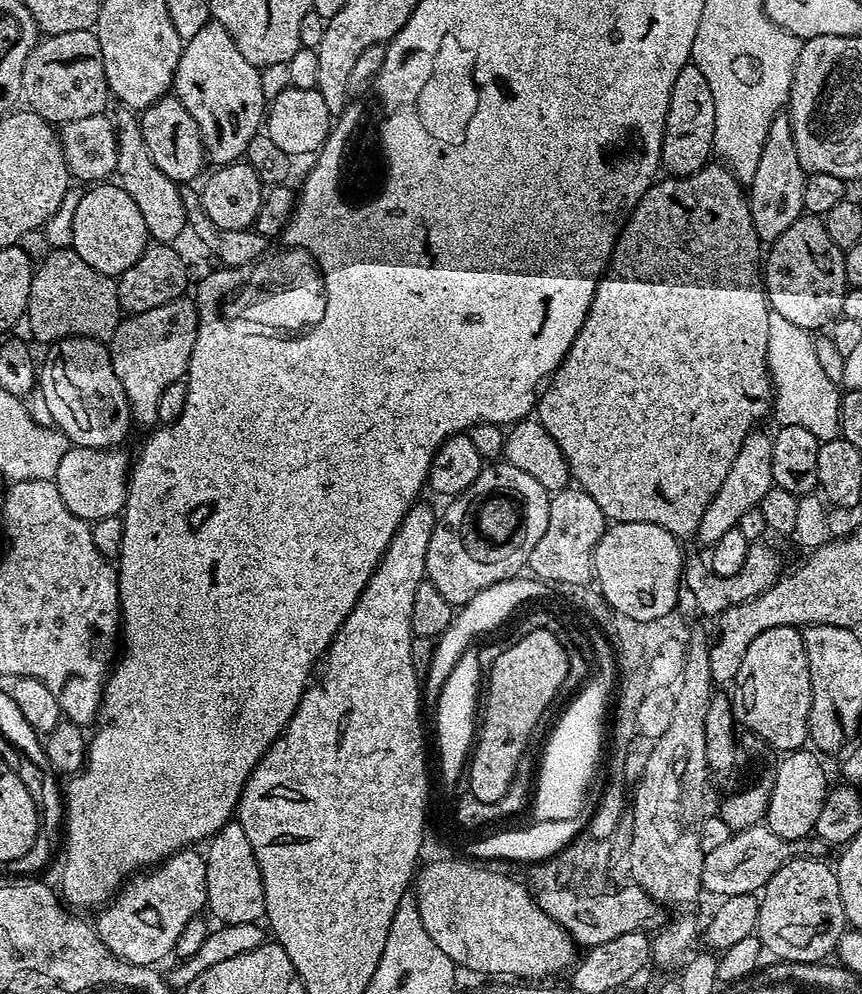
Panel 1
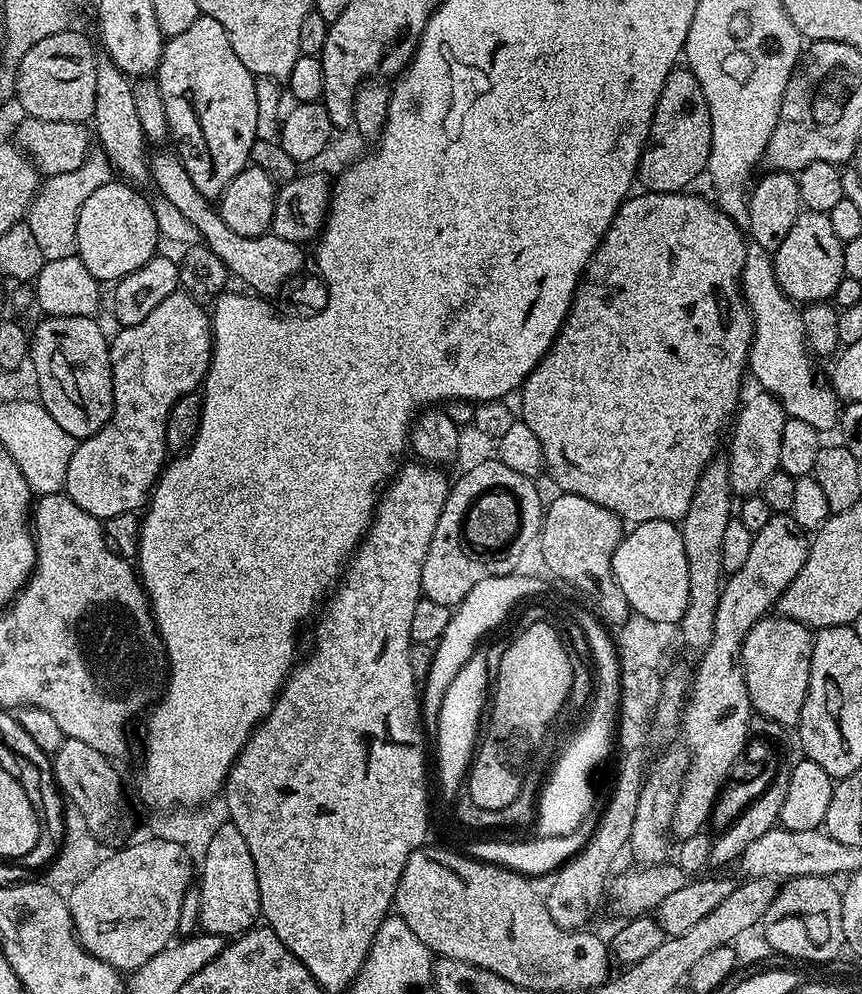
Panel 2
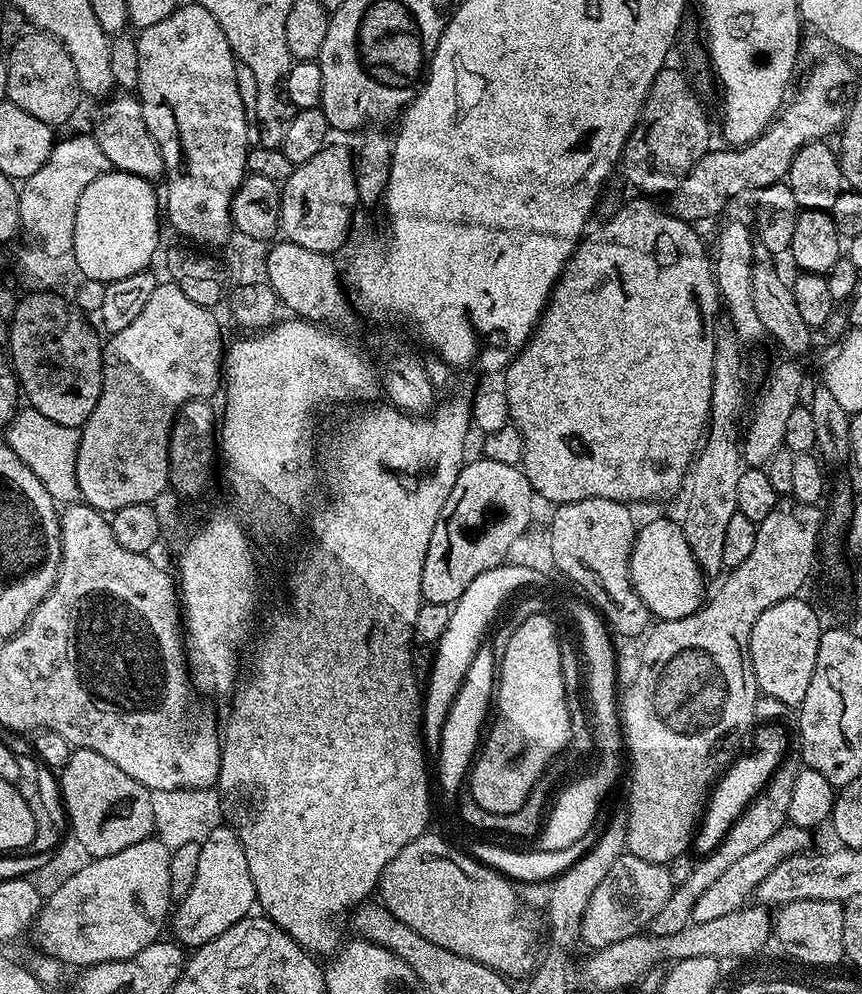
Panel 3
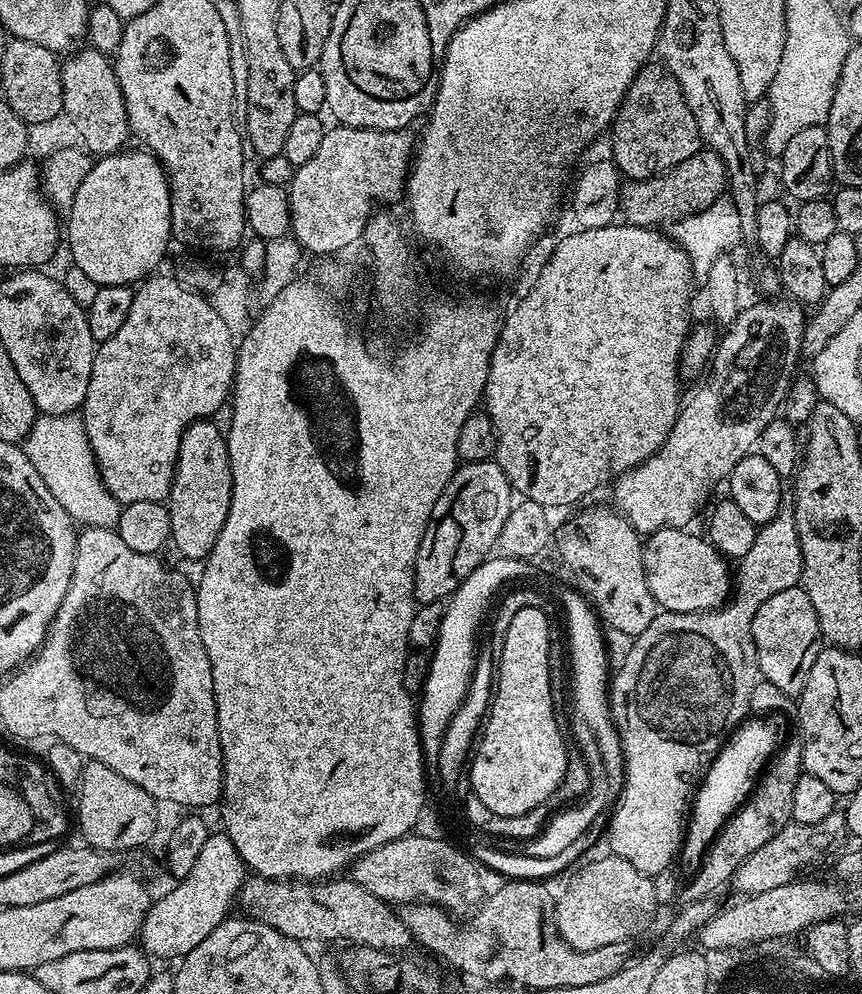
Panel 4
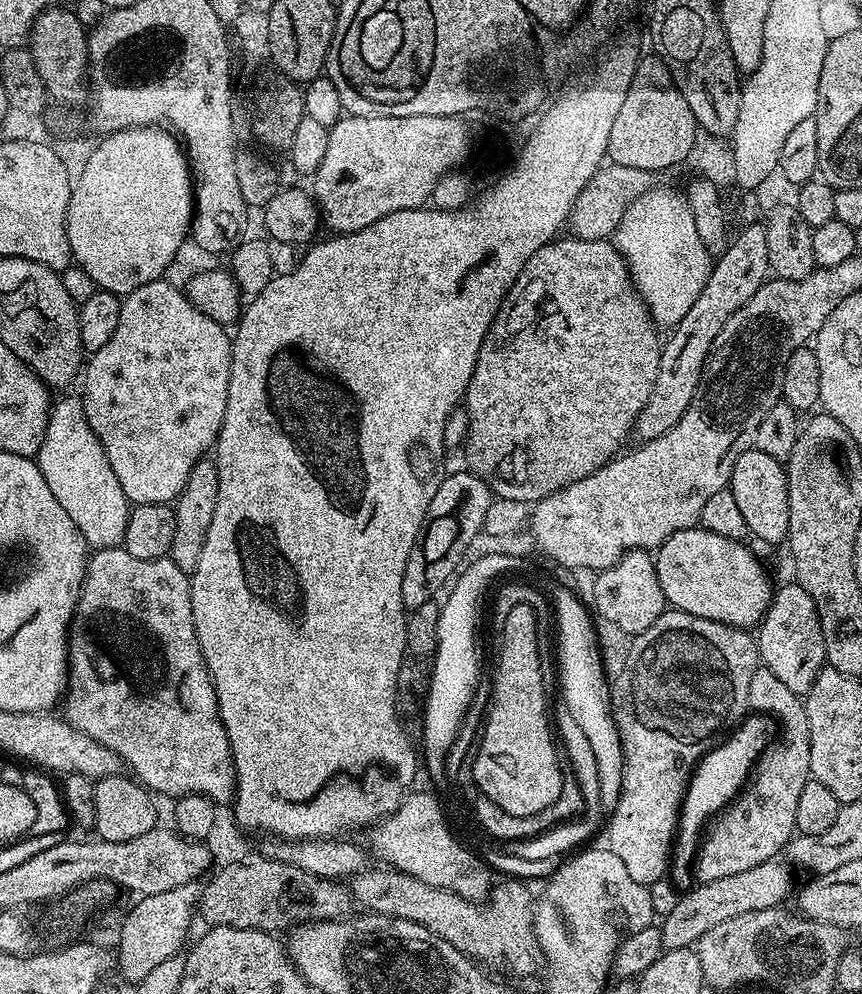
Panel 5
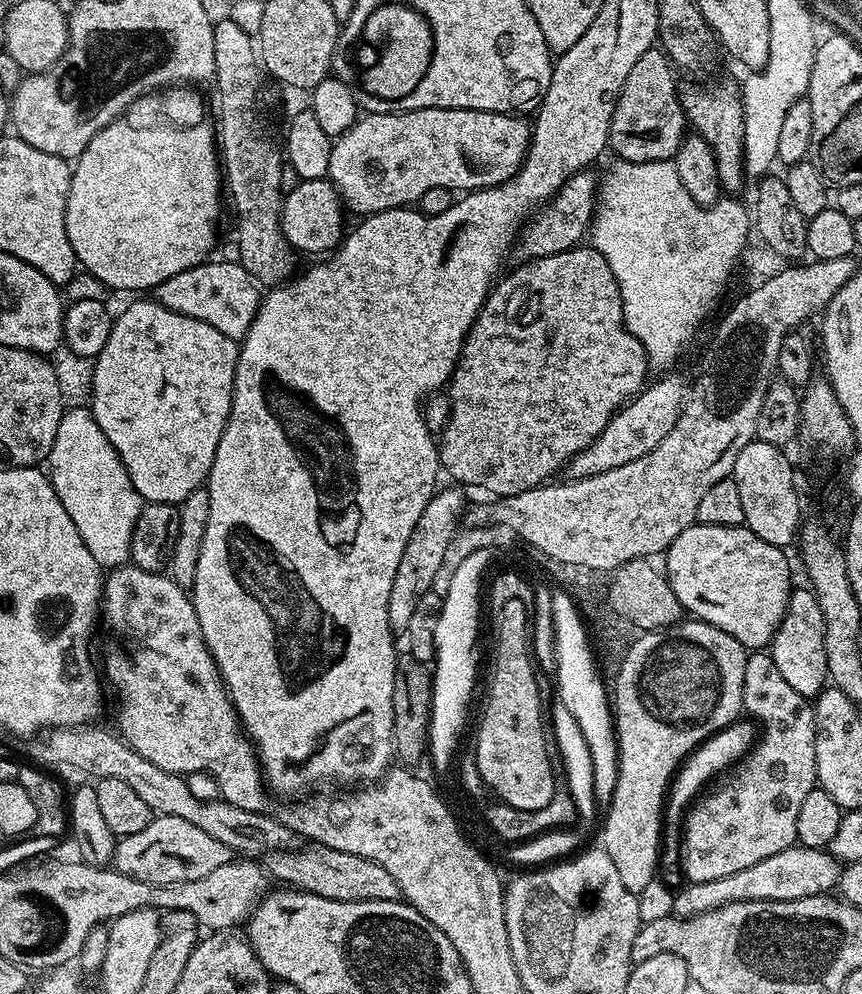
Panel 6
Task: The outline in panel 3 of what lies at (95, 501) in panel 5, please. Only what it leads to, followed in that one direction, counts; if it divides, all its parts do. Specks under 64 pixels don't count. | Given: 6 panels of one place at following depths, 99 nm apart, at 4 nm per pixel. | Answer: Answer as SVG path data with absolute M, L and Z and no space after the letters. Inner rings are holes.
M28 406L25 407L25 412L24 409L17 411L12 421L7 424L6 432L8 432L6 441L10 450L32 471L34 478L52 495L53 500L67 506L79 497L76 459L80 434L77 429L58 426L58 422L50 422L50 418L38 414L38 410Z

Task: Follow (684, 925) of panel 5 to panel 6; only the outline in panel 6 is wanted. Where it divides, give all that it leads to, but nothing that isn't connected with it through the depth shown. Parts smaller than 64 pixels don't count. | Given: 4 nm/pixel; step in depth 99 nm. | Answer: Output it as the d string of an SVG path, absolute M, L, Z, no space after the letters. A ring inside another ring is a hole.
M793 846L786 850L778 850L778 854L773 854L771 858L757 862L754 866L746 866L746 870L738 870L738 874L714 878L714 882L685 883L674 895L672 911L683 918L718 910L730 902L751 900L786 902L807 896L822 896L831 893L839 885L841 871L841 861L837 860L831 851Z

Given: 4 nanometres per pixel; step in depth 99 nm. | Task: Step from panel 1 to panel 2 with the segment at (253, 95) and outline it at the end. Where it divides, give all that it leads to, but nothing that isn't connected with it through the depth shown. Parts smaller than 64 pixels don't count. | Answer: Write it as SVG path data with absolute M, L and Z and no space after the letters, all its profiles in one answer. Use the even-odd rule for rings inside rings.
M202 14L192 26L182 30L182 34L165 39L154 79L162 94L162 106L166 106L170 140L176 143L175 155L179 156L190 182L194 182L202 195L219 197L224 187L250 164L251 146L257 139L257 77L246 70L238 54L234 54L234 46L230 46L230 38L226 30L222 30L222 22L214 22L214 18Z

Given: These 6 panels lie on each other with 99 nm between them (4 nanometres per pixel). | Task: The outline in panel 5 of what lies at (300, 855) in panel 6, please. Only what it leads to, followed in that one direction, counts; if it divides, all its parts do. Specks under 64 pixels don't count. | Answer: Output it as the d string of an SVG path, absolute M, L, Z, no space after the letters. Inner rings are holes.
M388 866L380 868L365 867L356 873L350 880L352 899L361 909L368 912L377 912L379 916L393 916L394 918L406 918L410 922L416 922L418 926L426 926L438 938L450 942L459 952L476 961L477 965L487 966L489 969L501 968L504 972L513 972L516 976L532 976L545 967L544 955L540 949L540 943L536 941L534 927L534 912L530 905L532 896L528 893L527 883L516 878L504 878L493 887L486 902L467 900L458 894L449 892L447 888L435 888L424 884L418 878L407 876L404 872L398 872Z

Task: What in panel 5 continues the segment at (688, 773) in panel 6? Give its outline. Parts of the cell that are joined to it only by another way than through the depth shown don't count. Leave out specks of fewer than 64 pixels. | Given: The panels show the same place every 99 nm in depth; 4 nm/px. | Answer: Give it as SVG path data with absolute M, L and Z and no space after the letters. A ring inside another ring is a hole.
M751 713L740 722L718 745L705 753L696 765L684 801L680 806L677 820L677 834L669 857L668 879L677 892L683 894L694 886L696 852L702 839L703 830L718 813L735 799L748 780L756 760L769 747L778 734L778 725L768 713Z

